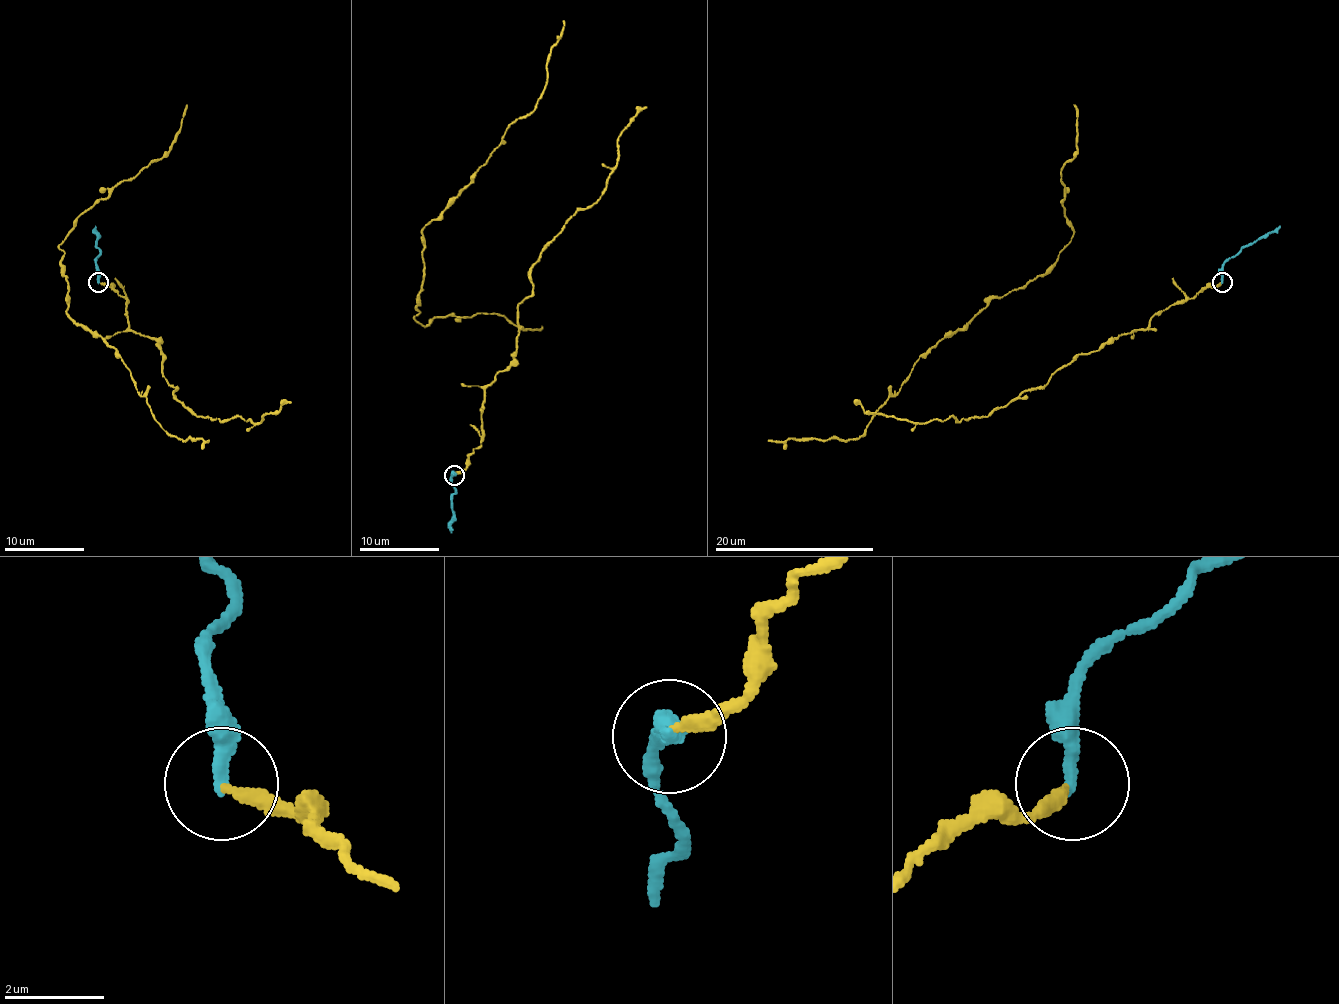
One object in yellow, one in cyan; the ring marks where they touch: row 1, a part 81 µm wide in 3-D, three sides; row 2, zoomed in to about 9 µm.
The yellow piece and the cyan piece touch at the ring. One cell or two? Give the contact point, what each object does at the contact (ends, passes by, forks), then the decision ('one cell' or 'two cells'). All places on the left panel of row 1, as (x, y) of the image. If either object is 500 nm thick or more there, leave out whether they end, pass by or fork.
(98, 282) | yellow ends | cyan ends | one cell

